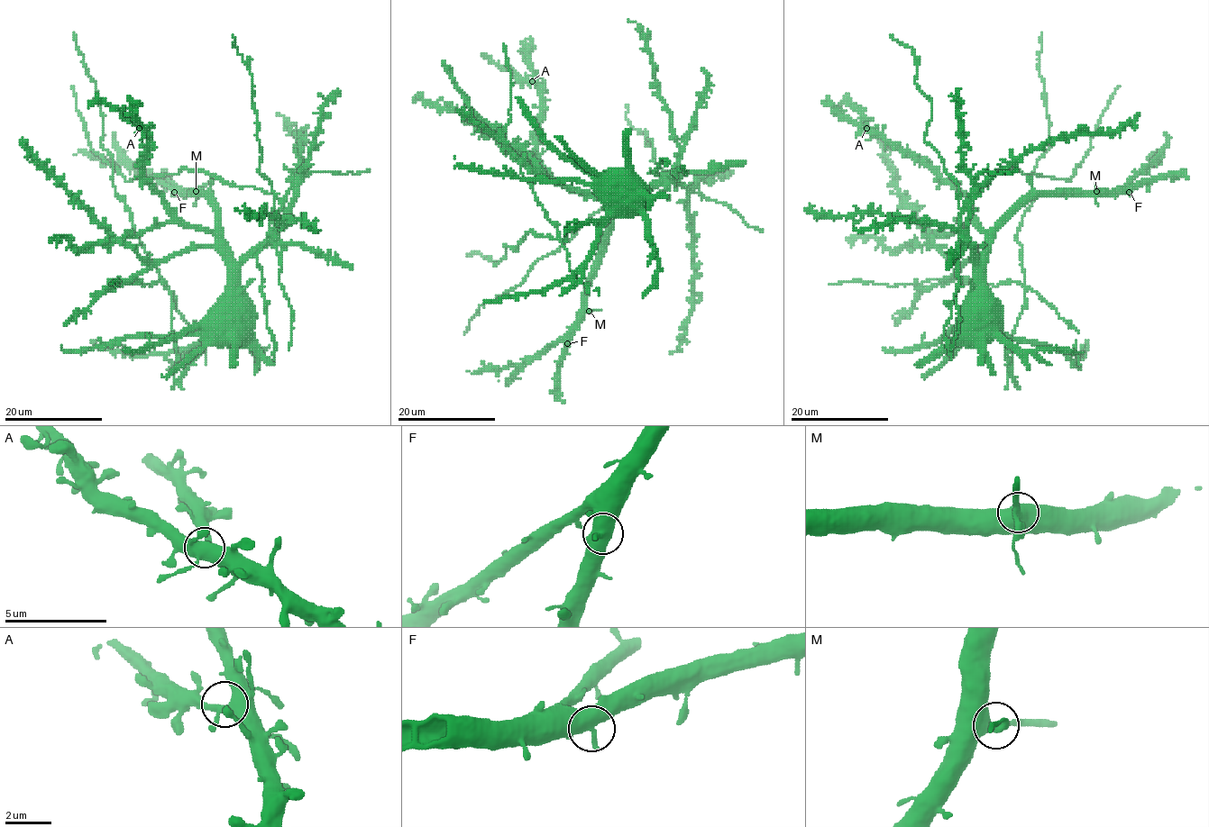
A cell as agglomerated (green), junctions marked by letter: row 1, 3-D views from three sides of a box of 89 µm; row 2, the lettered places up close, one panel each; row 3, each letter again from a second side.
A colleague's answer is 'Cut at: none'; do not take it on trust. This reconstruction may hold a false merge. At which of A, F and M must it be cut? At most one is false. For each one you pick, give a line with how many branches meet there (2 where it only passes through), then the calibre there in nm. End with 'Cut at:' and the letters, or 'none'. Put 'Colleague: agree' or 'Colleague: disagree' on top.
Colleague: disagree
M: 3 branches meet; 320 nm thick
Cut at: M

